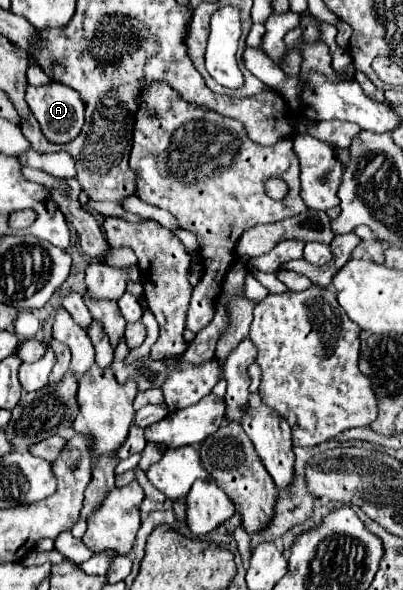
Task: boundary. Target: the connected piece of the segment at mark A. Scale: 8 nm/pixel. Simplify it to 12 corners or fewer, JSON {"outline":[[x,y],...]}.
{"outline":[[67,85],[29,87],[25,101],[49,141],[83,127],[83,101]]}

